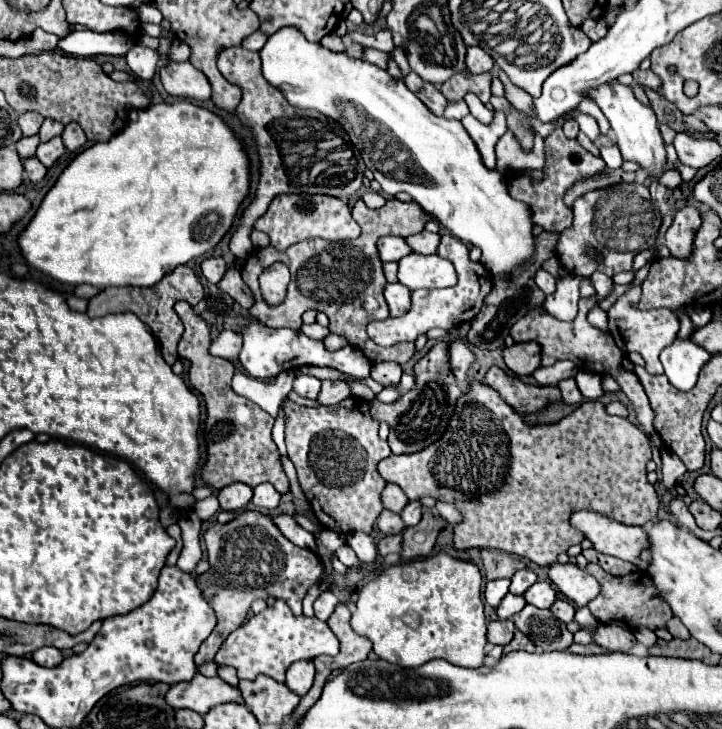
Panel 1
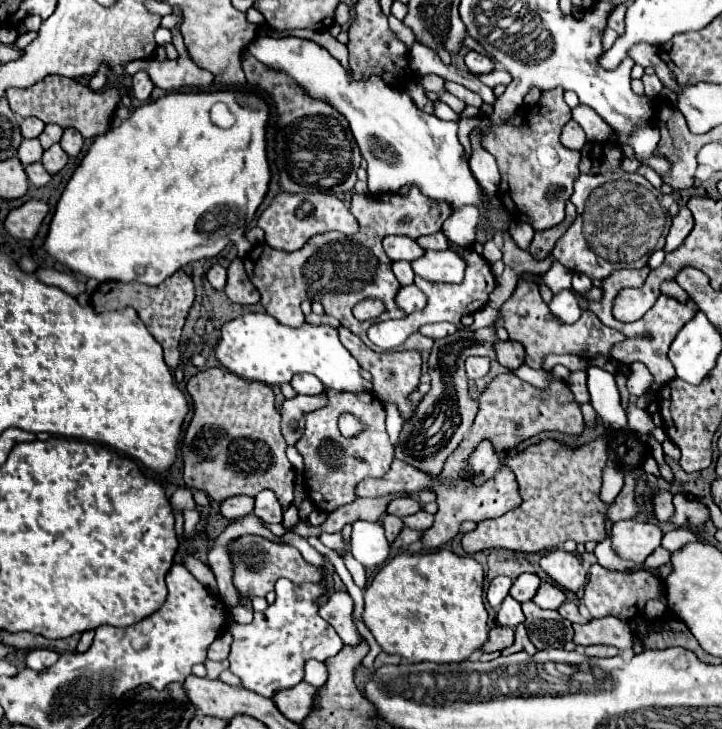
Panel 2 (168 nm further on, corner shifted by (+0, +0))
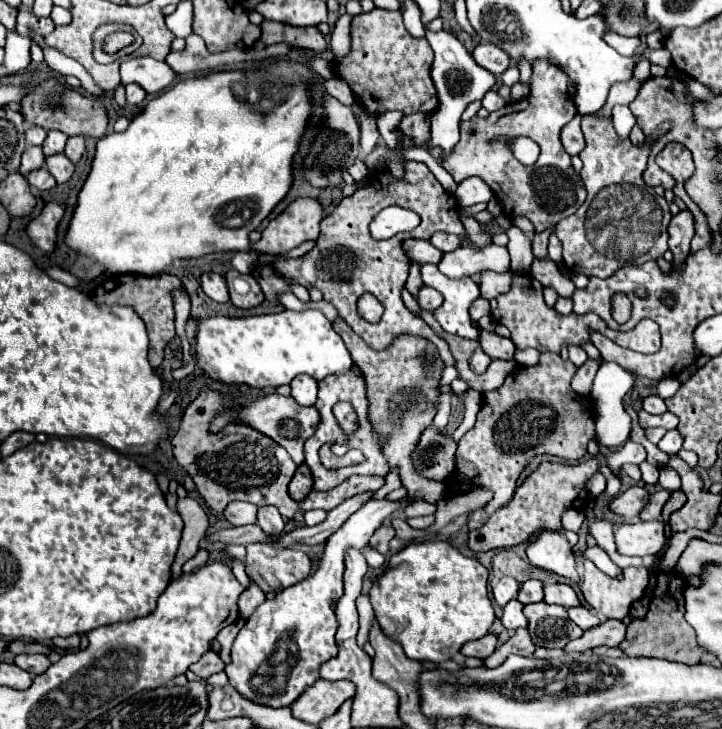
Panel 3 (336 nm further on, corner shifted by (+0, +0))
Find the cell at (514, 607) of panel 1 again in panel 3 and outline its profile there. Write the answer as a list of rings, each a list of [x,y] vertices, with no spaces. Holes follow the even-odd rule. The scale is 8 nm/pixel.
[[[510,600],[504,606],[504,616],[502,616],[502,624],[508,630],[518,630],[518,628],[526,628],[528,626],[528,618],[522,612],[524,604],[520,604],[518,600]]]

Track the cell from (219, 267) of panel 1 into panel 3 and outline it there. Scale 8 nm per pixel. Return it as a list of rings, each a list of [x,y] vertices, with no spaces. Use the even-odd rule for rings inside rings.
[[[214,272],[204,274],[204,276],[202,276],[202,290],[204,290],[206,296],[212,298],[214,302],[228,302],[228,300],[230,300],[226,280],[224,280],[224,276],[220,276],[220,274],[214,274]]]

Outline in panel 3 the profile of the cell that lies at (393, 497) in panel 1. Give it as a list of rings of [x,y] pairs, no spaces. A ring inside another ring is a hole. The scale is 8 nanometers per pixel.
[[[416,500],[412,502],[404,514],[406,518],[412,518],[412,516],[428,516],[428,514],[434,514],[436,512],[436,504],[430,504],[430,502],[424,502],[424,500]]]

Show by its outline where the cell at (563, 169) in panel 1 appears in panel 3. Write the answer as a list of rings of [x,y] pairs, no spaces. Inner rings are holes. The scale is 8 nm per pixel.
[[[540,58],[540,60],[532,62],[530,84],[532,84],[532,90],[530,90],[528,98],[518,100],[514,104],[506,104],[502,110],[492,112],[488,118],[474,118],[470,122],[462,122],[462,130],[460,130],[462,138],[454,146],[452,154],[448,154],[448,158],[444,158],[444,168],[452,174],[456,184],[460,184],[462,180],[466,180],[470,176],[482,178],[492,188],[496,198],[504,204],[506,216],[522,214],[534,224],[536,232],[542,232],[546,228],[556,226],[560,220],[572,216],[584,204],[586,194],[584,194],[582,180],[574,172],[574,168],[570,164],[570,156],[560,142],[560,130],[578,114],[572,98],[568,96],[568,78],[564,78],[564,72],[558,66],[552,66],[552,62],[548,62],[546,58]],[[518,136],[528,136],[540,146],[540,160],[534,166],[522,166],[514,158],[512,150],[508,148],[508,140],[518,138]]]

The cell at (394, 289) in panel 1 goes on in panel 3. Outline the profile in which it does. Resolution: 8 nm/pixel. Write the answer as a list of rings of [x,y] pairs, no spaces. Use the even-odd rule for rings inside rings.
[[[424,286],[424,288],[420,290],[420,294],[416,296],[416,300],[418,300],[420,308],[424,308],[424,310],[430,310],[430,312],[432,312],[432,310],[436,310],[438,306],[442,306],[444,296],[442,296],[438,290]]]

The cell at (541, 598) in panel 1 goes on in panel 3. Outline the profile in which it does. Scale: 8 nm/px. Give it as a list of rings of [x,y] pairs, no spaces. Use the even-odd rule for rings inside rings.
[[[546,584],[544,586],[544,602],[548,602],[548,604],[560,604],[564,608],[580,606],[578,594],[568,584]]]

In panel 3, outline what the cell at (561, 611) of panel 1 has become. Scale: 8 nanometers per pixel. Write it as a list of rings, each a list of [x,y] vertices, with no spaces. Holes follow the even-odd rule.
[[[584,606],[570,608],[570,610],[568,610],[568,614],[570,614],[570,620],[572,620],[572,622],[576,622],[582,630],[590,630],[590,628],[596,628],[596,626],[600,624],[598,616],[596,616],[596,614],[592,614],[592,612],[590,612],[588,608],[584,608]]]

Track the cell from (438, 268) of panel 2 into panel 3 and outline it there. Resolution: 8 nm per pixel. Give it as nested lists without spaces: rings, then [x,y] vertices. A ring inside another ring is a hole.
[[[464,244],[454,252],[444,254],[444,258],[438,264],[438,270],[446,274],[448,278],[464,278],[474,276],[478,272],[506,272],[510,268],[508,248],[488,244],[484,248],[476,248],[472,244]]]

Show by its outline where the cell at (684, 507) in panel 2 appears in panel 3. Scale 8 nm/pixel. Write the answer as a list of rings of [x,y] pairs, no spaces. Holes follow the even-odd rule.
[[[658,490],[656,494],[652,494],[646,502],[646,506],[640,510],[640,520],[656,520],[662,514],[662,506],[668,500],[670,492],[668,490]]]

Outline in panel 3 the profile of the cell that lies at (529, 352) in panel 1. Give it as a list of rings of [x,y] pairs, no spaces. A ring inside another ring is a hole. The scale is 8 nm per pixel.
[[[480,328],[480,346],[490,358],[500,358],[500,360],[514,360],[516,346],[510,338],[502,338],[494,332],[486,332]]]

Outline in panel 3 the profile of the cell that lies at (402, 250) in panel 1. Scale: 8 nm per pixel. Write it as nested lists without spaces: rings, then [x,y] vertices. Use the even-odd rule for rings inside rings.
[[[408,240],[404,242],[404,250],[408,252],[408,256],[412,258],[412,262],[430,262],[430,264],[438,264],[440,262],[440,256],[444,254],[442,250],[436,250],[436,246],[432,246],[430,242],[426,240]]]

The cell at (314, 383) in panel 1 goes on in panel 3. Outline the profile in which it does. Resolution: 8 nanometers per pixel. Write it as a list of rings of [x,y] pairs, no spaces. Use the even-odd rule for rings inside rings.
[[[300,374],[290,382],[292,388],[292,398],[300,404],[300,406],[314,406],[316,402],[316,394],[318,394],[318,382],[308,376],[308,374]]]

